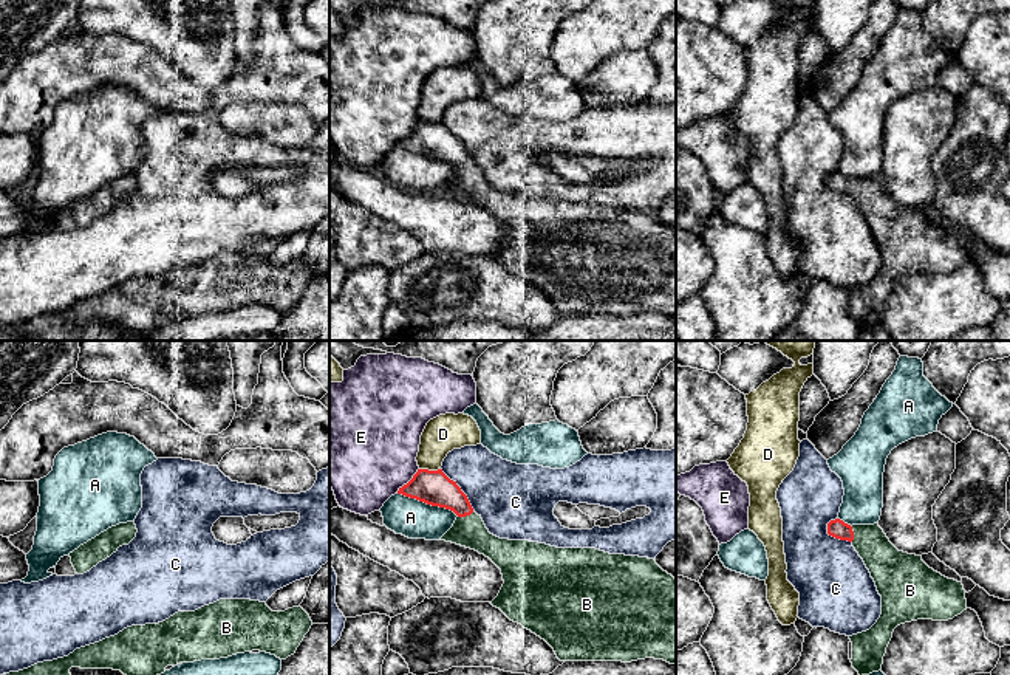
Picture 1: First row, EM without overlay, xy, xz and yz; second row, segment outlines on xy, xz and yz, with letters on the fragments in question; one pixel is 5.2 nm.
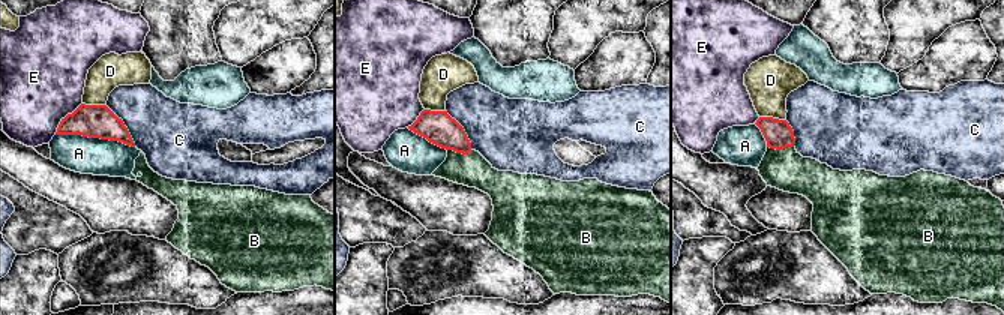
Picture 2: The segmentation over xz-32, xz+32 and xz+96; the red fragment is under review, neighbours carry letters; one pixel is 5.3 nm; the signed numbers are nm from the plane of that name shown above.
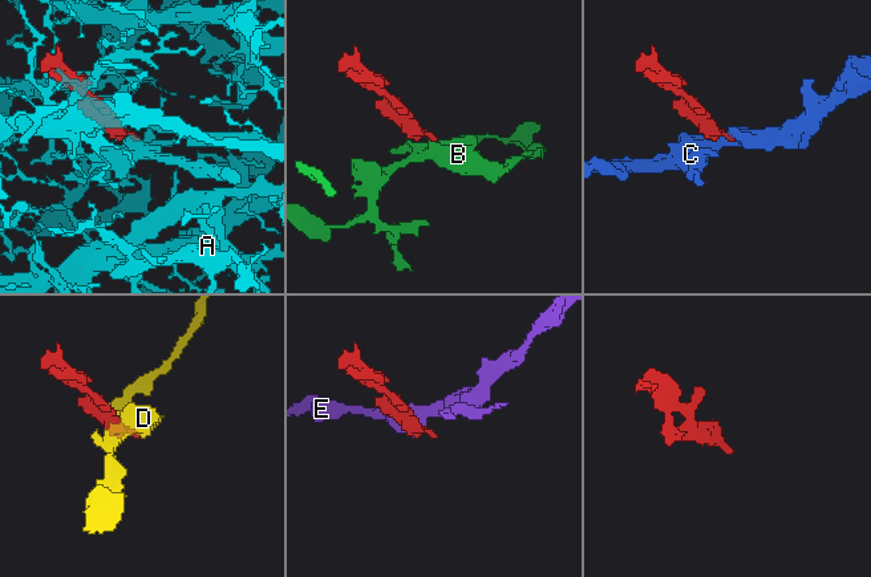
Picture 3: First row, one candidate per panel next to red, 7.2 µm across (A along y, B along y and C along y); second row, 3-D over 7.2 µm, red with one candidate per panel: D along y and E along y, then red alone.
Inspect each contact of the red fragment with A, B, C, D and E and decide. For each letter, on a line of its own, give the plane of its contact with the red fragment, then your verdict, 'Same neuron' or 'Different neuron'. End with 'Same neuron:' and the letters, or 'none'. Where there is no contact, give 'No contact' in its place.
A: Touches red in xz. Different neuron
B: Touches red in xz. Same neuron
C: Touches red in xz. Different neuron
D: Touches red in xz. Different neuron
E: Touches red in xz. Different neuron
Same neuron: B

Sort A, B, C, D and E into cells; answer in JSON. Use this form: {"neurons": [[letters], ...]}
{"neurons": [["A"], ["B"], ["C"], ["D"], ["E"]]}

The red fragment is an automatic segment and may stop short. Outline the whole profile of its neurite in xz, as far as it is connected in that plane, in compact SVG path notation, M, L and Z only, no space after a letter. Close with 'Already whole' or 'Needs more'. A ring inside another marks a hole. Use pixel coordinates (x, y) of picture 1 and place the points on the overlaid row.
M418 469L398 494L450 509L458 516L439 540L489 557L501 570L504 581L490 604L544 639L560 661L631 663L654 658L676 664L676 579L654 559L500 539L489 533L467 495L442 469Z. Needs more

